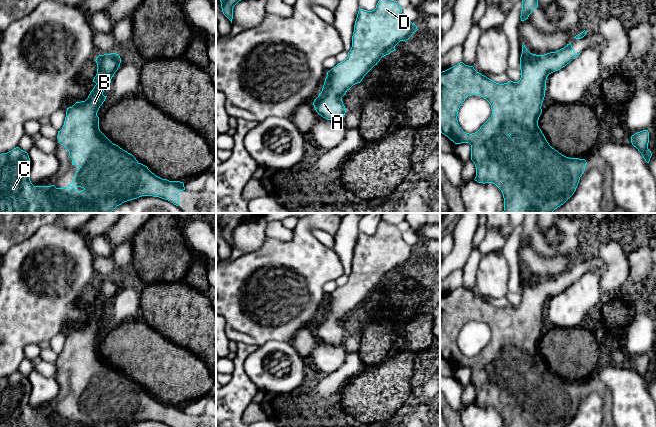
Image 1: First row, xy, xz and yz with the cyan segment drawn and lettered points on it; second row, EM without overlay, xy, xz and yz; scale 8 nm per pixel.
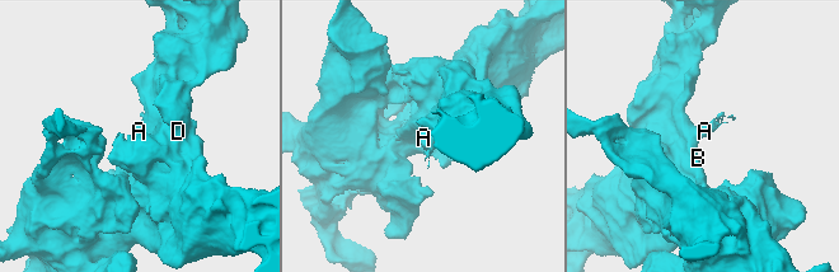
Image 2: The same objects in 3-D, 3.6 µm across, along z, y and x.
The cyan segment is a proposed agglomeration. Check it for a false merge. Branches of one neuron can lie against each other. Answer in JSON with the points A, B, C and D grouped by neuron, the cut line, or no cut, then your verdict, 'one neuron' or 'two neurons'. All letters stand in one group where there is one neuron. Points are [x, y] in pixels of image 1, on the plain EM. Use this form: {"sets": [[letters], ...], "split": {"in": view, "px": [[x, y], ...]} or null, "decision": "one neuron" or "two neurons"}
{"sets": [["A", "B", "C", "D"]], "split": null, "decision": "one neuron"}

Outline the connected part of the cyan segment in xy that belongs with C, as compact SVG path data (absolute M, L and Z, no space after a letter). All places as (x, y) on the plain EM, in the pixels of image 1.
M110 277L99 279L95 285L98 293L93 306L96 309L85 325L76 326L67 332L64 349L57 359L59 367L68 374L72 389L80 391L75 402L64 412L54 409L34 410L30 405L29 379L16 371L0 378L0 427L124 427L142 420L179 427L179 416L185 414L183 406L156 400L100 355L97 336L107 321L103 316L108 314L121 282L116 277Z

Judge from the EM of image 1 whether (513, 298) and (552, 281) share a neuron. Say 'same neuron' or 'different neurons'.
different neurons

